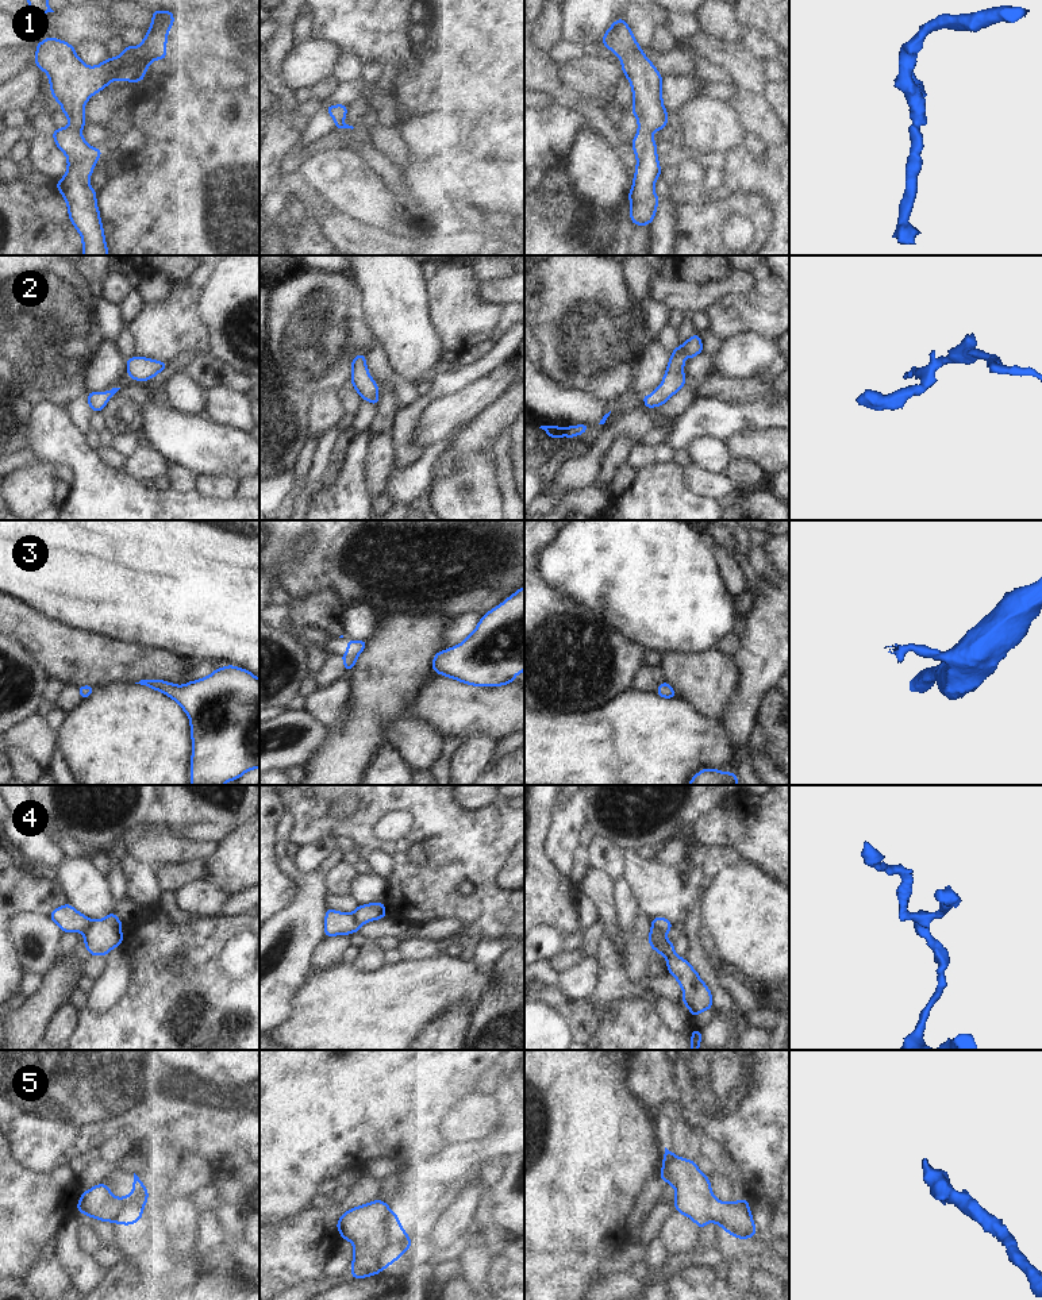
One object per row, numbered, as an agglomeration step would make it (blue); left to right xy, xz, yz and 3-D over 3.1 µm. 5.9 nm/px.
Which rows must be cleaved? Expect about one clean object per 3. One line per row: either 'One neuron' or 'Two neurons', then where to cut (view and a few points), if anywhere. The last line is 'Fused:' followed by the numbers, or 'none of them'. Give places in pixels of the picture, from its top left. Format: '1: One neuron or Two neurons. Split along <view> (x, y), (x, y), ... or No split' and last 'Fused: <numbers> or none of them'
1: One neuron. No split
2: One neuron. No split
3: One neuron. No split
4: Two neurons. Split along xy (92, 920), (84, 933)
5: One neuron. No split
Fused: 4

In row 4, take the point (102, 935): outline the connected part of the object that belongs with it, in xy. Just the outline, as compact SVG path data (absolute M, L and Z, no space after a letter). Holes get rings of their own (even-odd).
M114 912L101 920L92 920L84 932L84 942L89 954L104 957L114 947L122 945L122 927L123 924Z

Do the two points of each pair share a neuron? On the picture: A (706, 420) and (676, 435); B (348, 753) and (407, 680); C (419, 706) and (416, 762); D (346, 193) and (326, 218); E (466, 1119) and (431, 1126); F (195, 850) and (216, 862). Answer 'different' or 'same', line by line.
A: same
B: same
C: different
D: different
E: different
F: different

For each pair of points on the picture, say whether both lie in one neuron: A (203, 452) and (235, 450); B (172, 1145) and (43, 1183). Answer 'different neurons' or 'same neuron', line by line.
A: same neuron
B: different neurons

